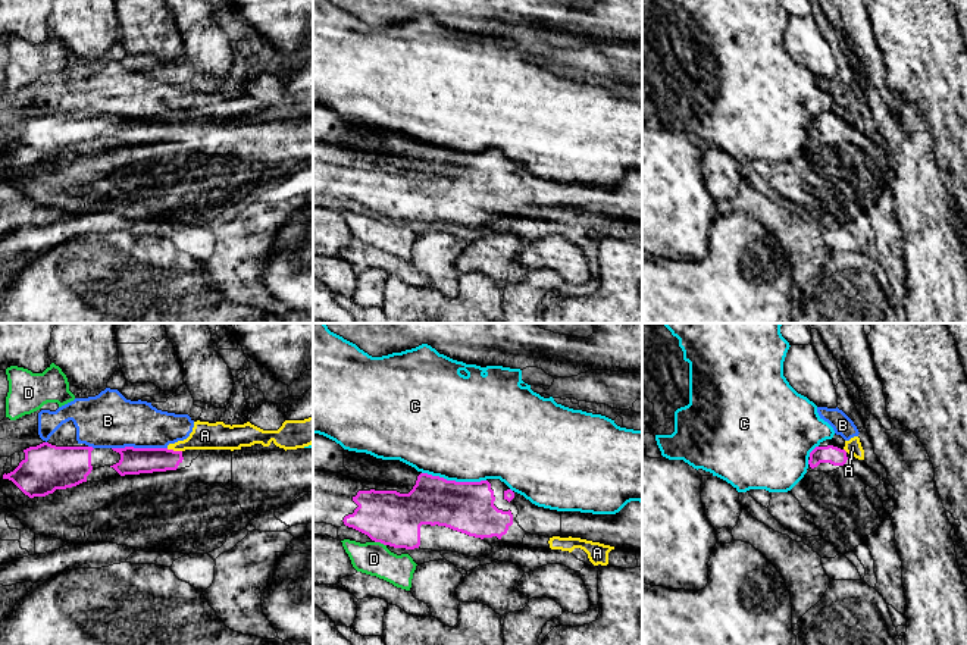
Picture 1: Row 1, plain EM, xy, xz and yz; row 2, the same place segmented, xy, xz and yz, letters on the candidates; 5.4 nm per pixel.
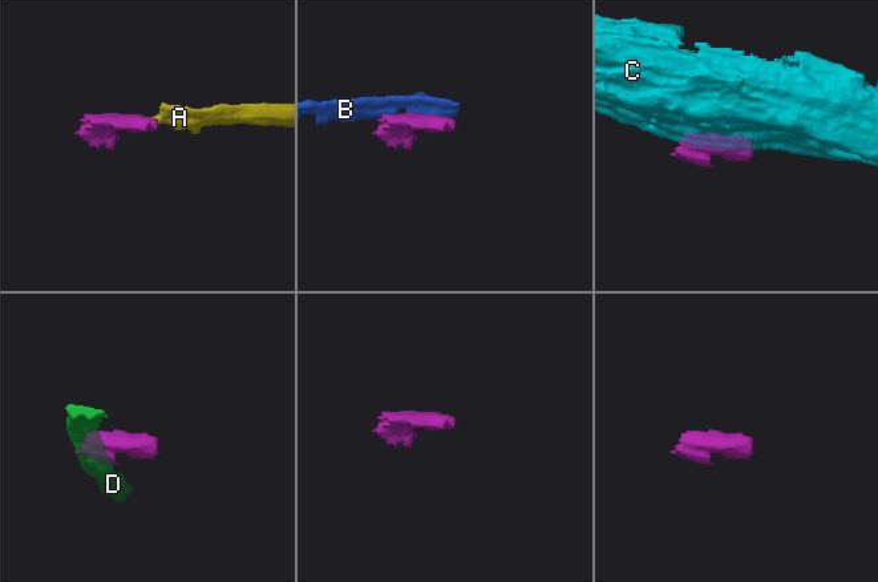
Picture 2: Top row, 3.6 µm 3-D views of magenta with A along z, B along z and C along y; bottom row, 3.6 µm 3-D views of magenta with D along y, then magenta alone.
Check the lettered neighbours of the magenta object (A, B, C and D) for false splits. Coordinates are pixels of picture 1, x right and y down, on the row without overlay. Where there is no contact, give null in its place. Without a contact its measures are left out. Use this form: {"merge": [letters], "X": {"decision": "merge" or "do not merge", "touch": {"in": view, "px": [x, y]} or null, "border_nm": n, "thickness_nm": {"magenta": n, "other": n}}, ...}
{"merge": [], "A": {"decision": "do not merge", "touch": {"in": "xy", "px": [172, 121]}, "border_nm": 90, "thickness_nm": {"magenta": 140, "other": 150}}, "B": {"decision": "do not merge", "touch": {"in": "xy", "px": [138, 119]}, "border_nm": 300, "thickness_nm": {"magenta": 140, "other": 300}}, "C": {"decision": "do not merge", "touch": {"in": "xz", "px": [454, 152]}, "border_nm": 360, "thickness_nm": {"magenta": 280, "other": 500}}, "D": {"decision": "do not merge", "touch": {"in": "xz", "px": [381, 213]}, "border_nm": 70, "thickness_nm": {"magenta": 300, "other": 180}}}

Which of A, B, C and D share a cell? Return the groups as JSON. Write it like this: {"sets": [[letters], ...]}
{"sets": [["A", "B"], ["C"], ["D"]]}

